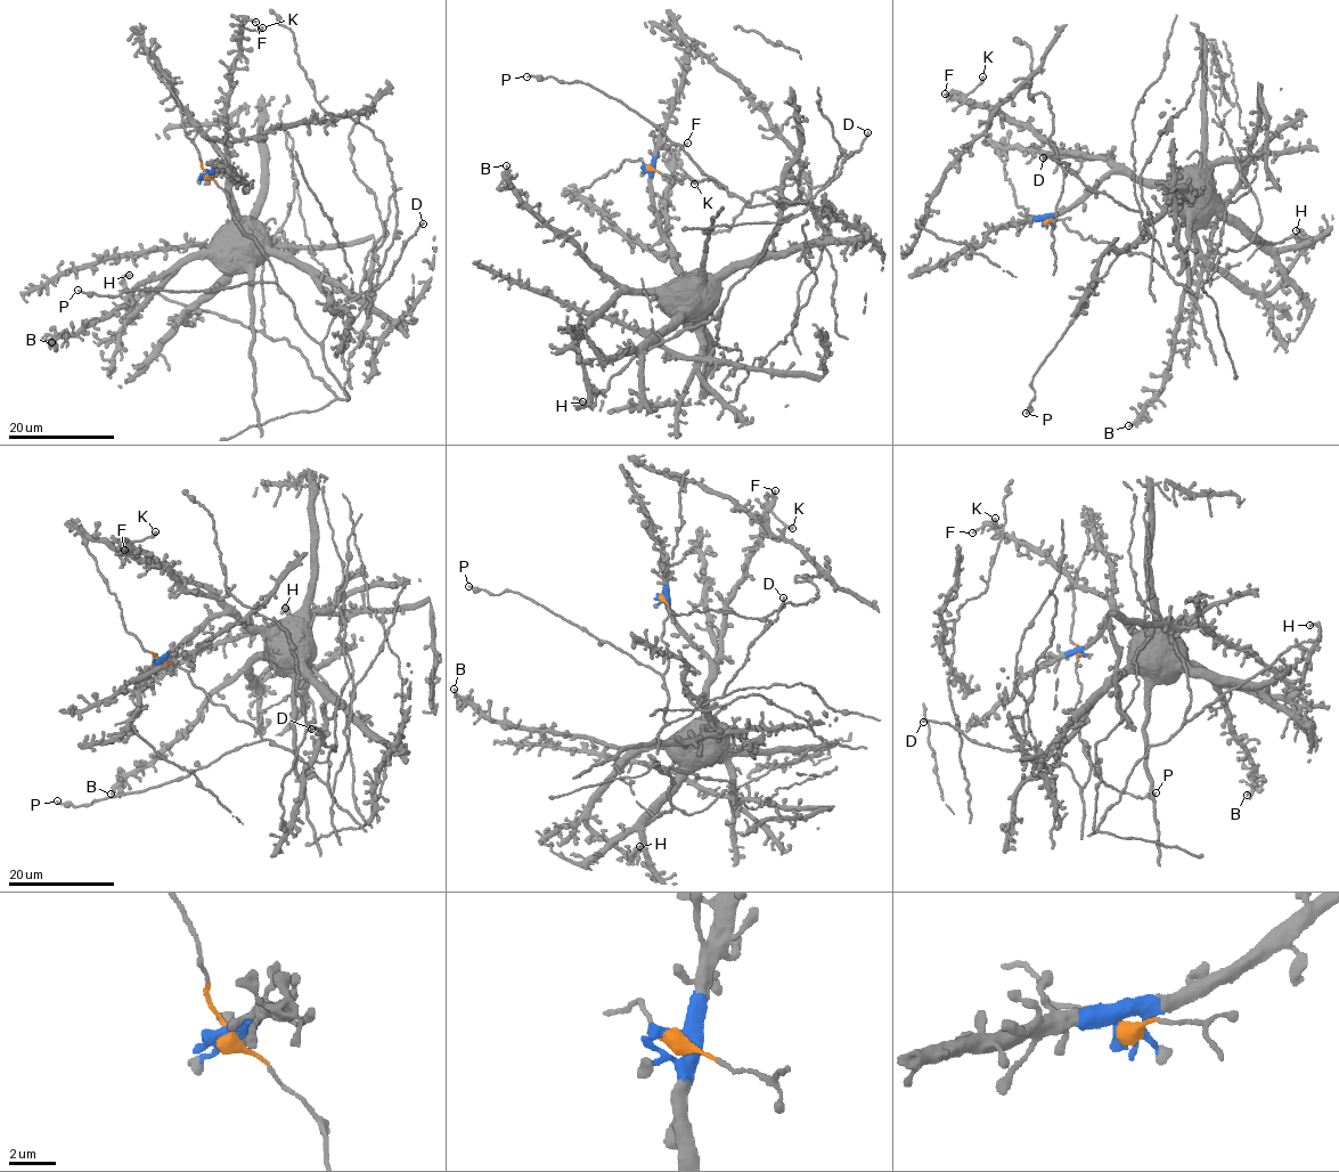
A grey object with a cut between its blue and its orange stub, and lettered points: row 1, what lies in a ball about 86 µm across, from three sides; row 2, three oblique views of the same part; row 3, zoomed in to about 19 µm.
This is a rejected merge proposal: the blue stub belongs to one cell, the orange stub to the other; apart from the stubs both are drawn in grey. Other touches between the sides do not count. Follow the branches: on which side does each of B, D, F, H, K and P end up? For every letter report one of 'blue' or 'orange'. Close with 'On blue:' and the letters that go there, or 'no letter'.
B: blue
D: orange
F: blue
H: blue
K: blue
P: orange
On blue: B, F, H, K

